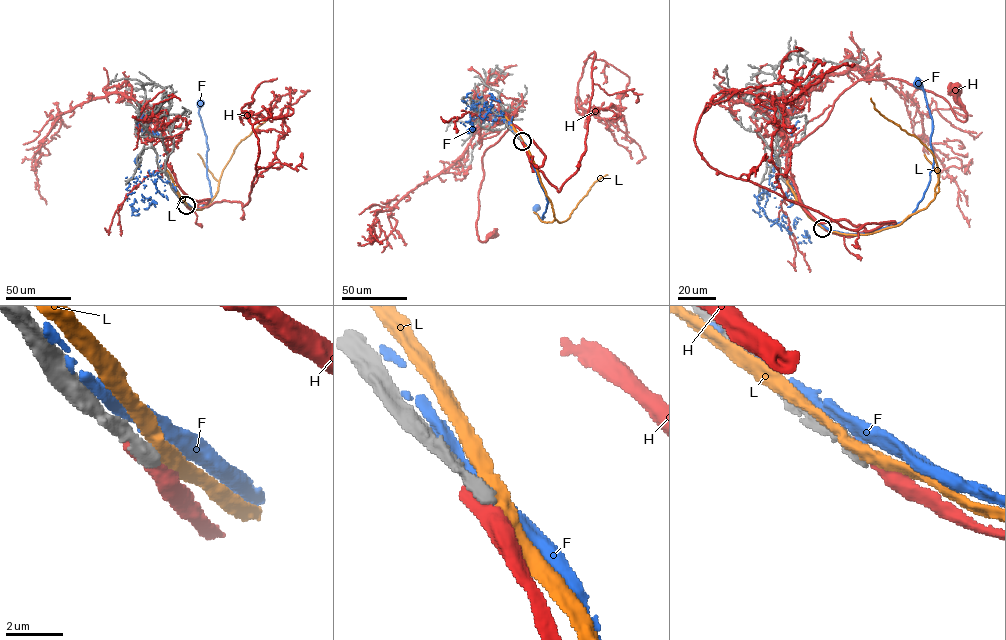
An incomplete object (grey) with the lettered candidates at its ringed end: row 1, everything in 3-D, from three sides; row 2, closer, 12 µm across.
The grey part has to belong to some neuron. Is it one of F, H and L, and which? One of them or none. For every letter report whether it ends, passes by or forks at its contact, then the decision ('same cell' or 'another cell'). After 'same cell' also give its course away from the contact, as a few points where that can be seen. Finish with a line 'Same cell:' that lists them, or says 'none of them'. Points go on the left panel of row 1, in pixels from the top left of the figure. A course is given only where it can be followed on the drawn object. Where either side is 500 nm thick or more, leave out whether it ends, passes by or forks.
F: another cell
H: another cell
L: another cell
Same cell: none of them

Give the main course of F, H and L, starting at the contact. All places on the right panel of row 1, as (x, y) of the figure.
F: (822, 226), (843, 233), (865, 234), (903, 222), (917, 207), (930, 180), (934, 162), (932, 121), (919, 83)
H: (822, 227), (864, 229), (818, 222), (788, 153), (840, 95), (901, 79), (963, 121), (959, 87)
L: (822, 227), (838, 233), (873, 233), (899, 225), (935, 197), (939, 171), (933, 154), (875, 108), (870, 98)

